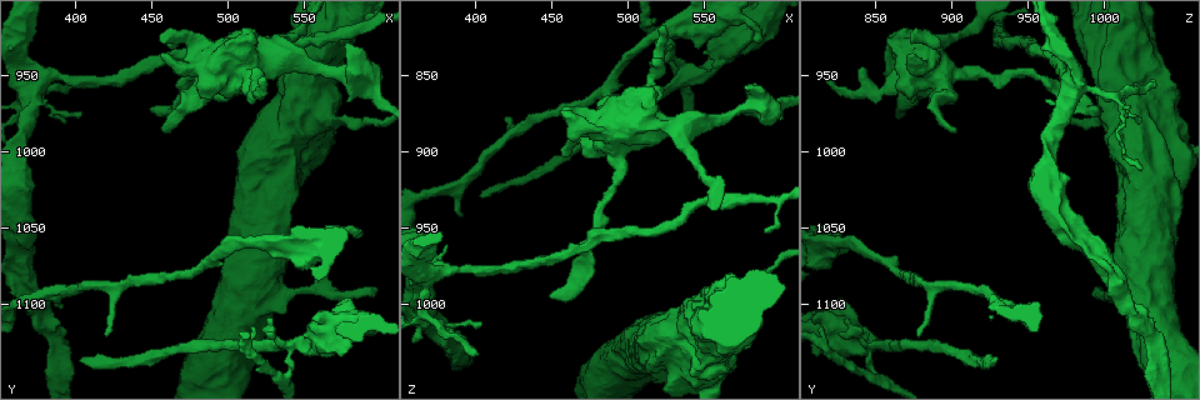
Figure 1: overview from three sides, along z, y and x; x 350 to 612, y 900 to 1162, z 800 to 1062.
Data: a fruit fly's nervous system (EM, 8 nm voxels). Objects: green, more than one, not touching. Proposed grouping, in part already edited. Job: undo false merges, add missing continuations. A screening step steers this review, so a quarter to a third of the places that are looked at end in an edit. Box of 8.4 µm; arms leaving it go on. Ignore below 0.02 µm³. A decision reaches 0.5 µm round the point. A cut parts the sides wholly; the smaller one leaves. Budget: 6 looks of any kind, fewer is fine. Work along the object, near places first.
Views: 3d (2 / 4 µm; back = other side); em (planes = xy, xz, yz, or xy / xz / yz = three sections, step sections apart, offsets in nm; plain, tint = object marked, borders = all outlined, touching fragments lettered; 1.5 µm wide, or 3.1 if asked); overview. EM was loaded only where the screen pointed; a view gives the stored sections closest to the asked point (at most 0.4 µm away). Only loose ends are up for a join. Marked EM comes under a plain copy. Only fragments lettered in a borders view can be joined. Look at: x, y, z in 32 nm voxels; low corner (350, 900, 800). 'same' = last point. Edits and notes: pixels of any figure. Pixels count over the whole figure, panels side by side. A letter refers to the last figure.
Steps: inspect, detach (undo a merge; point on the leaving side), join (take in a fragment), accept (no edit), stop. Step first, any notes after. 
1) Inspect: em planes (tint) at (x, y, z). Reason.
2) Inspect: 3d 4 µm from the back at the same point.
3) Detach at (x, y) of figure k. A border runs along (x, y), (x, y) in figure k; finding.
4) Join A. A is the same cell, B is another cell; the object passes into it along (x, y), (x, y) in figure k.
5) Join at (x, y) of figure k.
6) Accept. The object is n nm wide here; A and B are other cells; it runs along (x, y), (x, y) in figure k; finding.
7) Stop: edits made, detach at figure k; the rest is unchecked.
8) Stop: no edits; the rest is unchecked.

Inspect: em planes (borders) at (576, 930, 856). An open end.

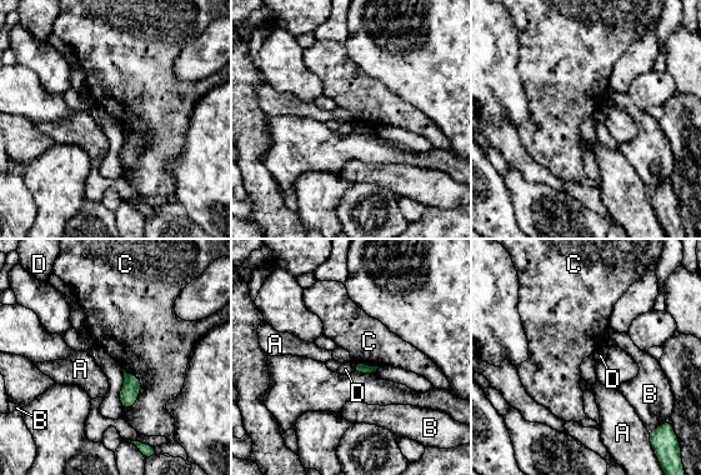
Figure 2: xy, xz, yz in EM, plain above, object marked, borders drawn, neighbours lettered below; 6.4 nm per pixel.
Accept. A, B, C and D are other cells; a border runs along (121, 366), (140, 380), (129, 409) in figure 2; no lettered fragment goes on from it.

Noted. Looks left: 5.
Inspect: em xz step 4 (borders) at (522, 954, 818). Branch stops here.

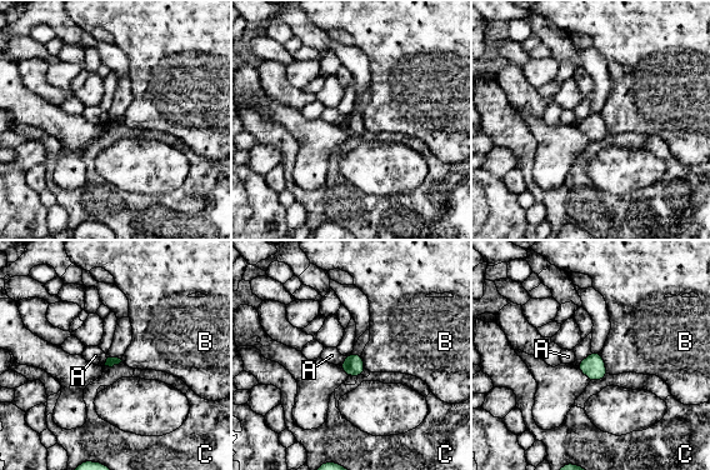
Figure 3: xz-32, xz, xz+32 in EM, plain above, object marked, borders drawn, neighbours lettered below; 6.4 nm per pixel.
Inspect: em xy step 4 (borders) at the same point. Cut it another way.

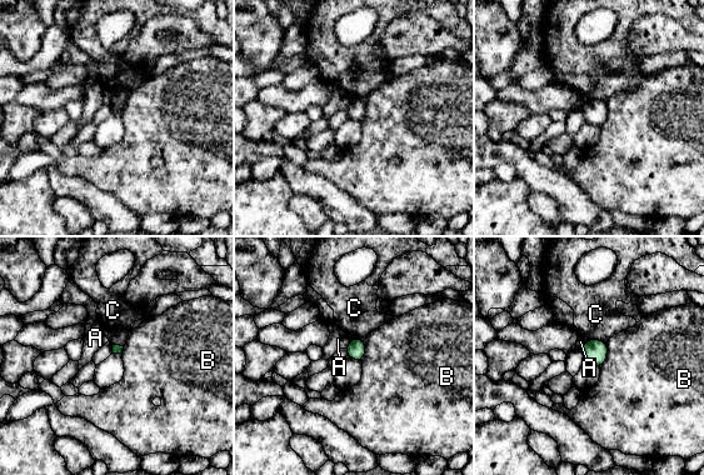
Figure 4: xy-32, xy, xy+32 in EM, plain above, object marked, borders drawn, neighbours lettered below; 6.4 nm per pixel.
Accept. A, B and C are other cells; a border runs along (607, 343), (607, 358), (600, 368) in figure 4; none of them fits.

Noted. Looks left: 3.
Inspect: em 3.1 µm planes (borders) at (588, 1052, 826). An open end.

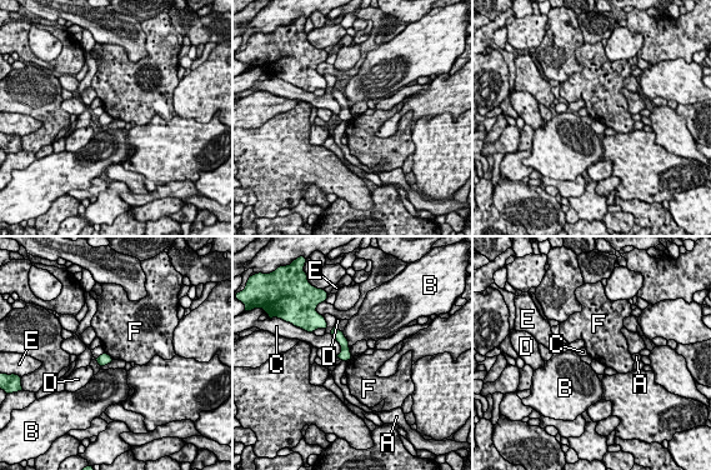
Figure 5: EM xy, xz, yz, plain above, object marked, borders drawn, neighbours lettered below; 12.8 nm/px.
Accept. The longest contact is with C, 320 nm; A, B, C, D, E and F are other cells; none of them fits.

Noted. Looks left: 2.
Stop: no edits; the rest is unchecked.

